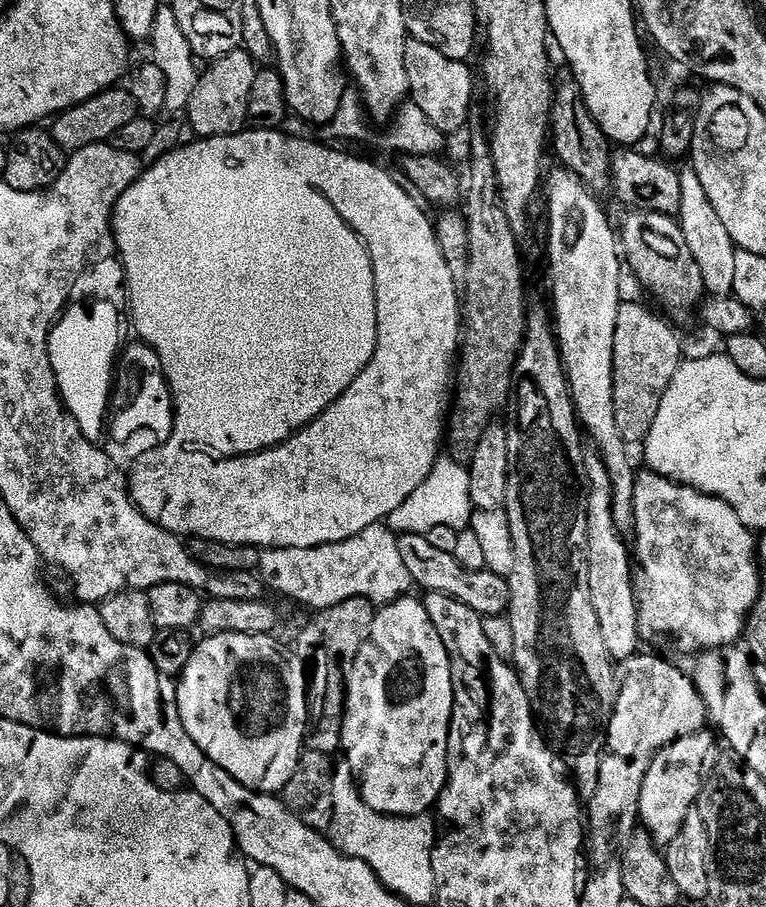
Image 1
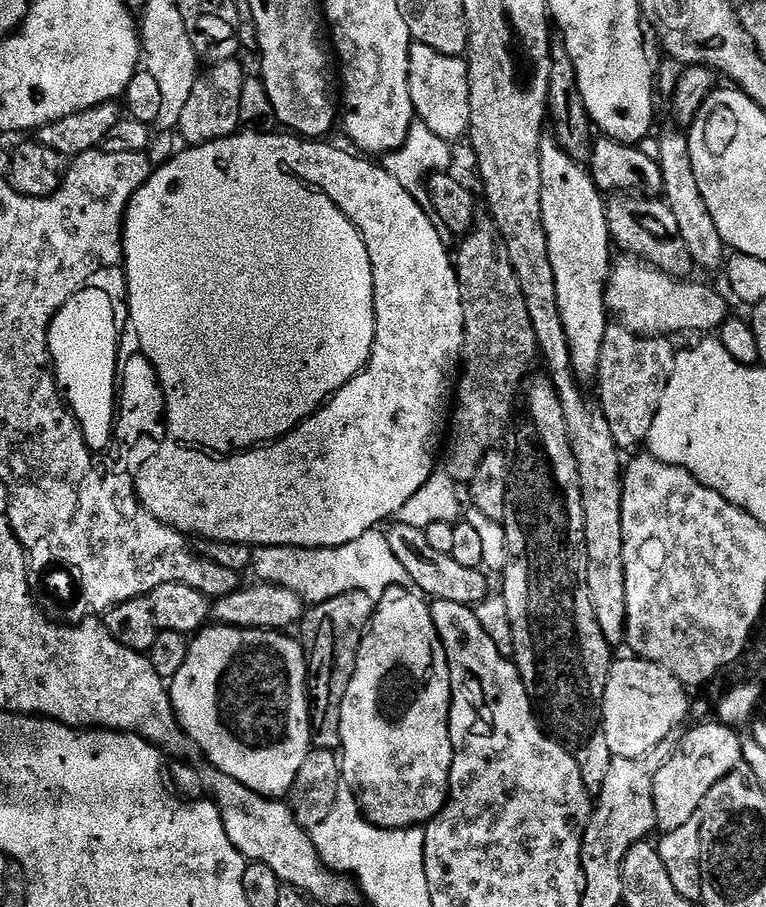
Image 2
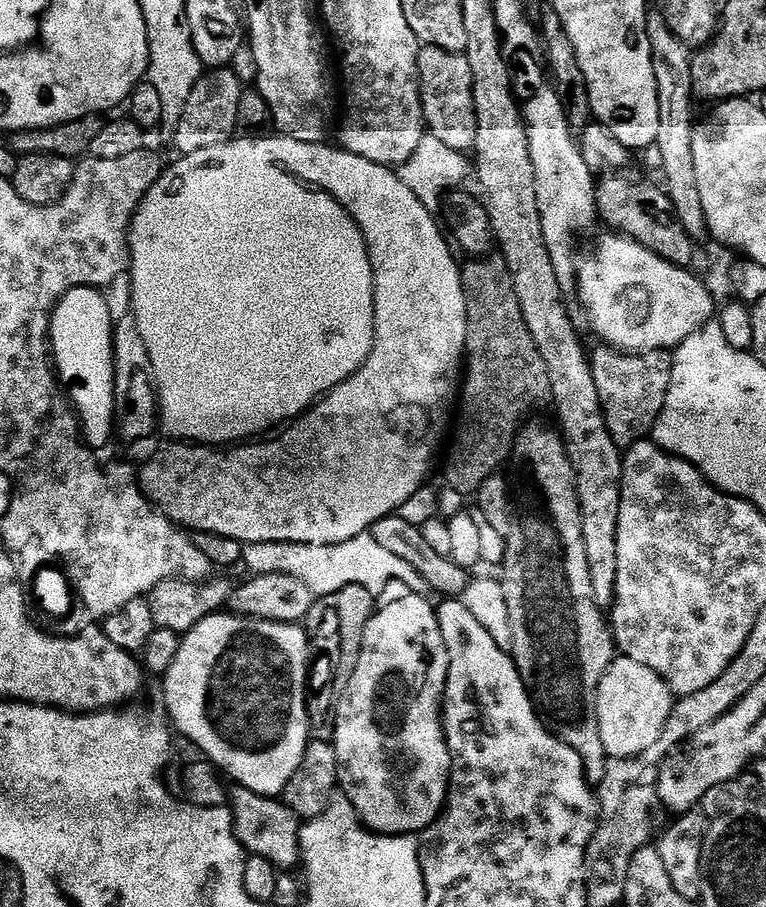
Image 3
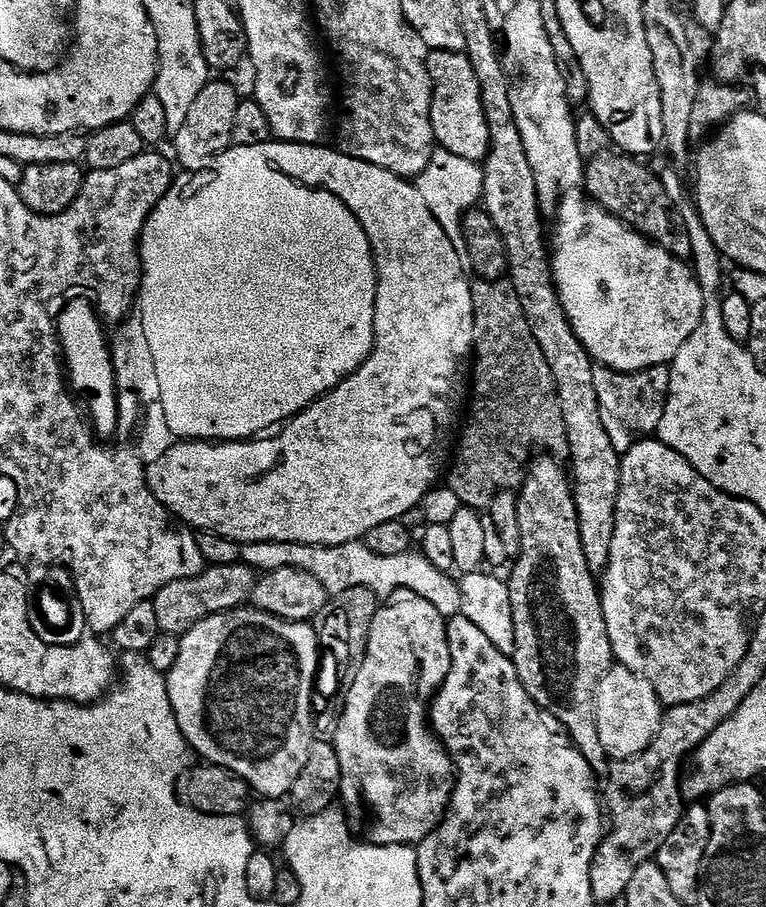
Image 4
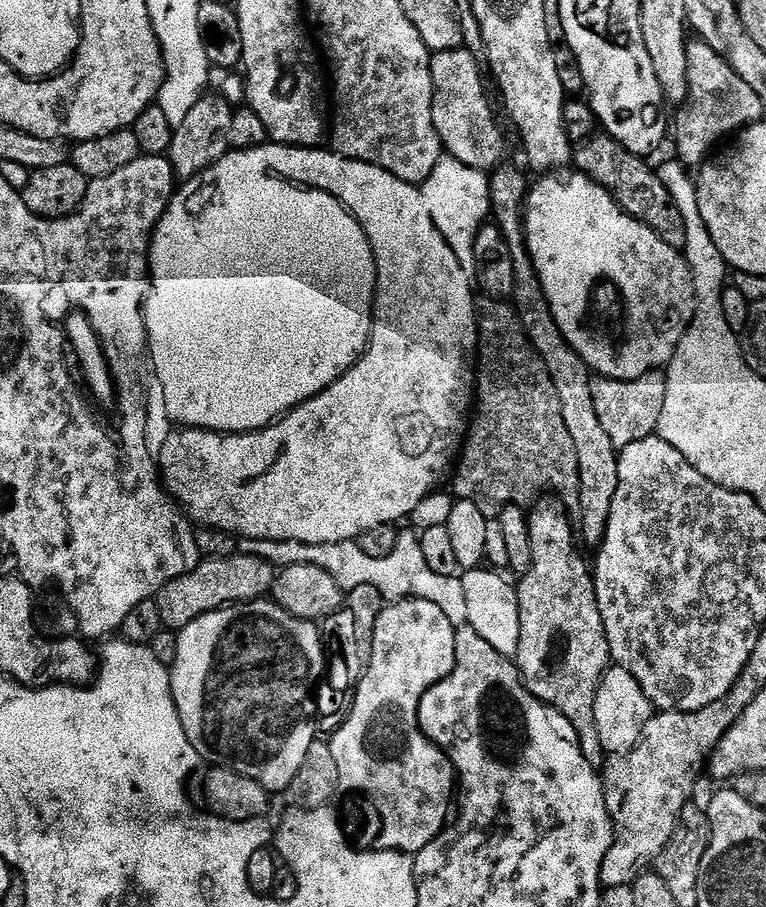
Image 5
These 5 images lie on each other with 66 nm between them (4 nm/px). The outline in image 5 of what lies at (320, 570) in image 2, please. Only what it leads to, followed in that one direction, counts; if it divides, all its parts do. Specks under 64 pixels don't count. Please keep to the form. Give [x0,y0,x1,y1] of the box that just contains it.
[238,531,468,626]

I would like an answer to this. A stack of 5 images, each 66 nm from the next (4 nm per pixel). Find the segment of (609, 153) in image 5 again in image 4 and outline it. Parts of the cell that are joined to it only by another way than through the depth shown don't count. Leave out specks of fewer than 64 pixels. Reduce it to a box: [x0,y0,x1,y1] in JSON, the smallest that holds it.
[583,150,692,261]

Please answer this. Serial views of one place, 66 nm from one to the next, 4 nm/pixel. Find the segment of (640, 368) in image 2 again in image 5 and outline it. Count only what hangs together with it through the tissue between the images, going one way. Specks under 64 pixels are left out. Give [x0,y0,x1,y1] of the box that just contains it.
[590,370,667,449]

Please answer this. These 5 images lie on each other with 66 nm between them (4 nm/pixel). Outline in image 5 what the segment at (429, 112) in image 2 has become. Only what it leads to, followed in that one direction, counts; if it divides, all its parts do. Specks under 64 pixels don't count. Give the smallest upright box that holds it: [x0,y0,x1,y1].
[432,46,508,173]

